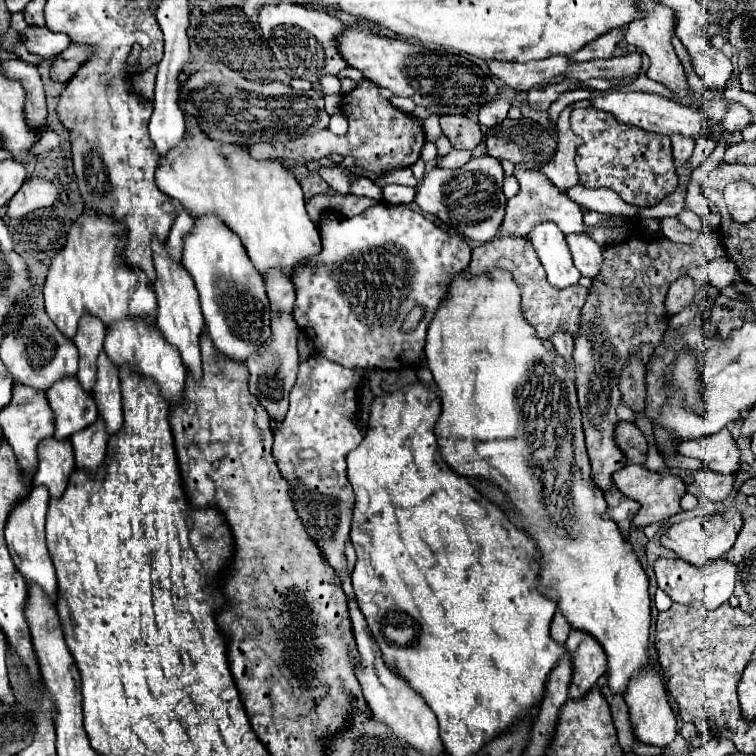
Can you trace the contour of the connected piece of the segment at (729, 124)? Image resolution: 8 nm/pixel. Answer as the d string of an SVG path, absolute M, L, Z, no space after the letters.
M734 103L728 111L726 111L726 117L724 121L720 121L724 131L728 133L736 133L736 131L742 131L744 127L748 127L752 123L752 115L750 111L742 105L742 103Z

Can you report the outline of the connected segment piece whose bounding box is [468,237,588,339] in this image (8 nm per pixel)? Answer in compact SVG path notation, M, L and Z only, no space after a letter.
M498 237L472 251L472 261L468 267L470 275L480 275L494 267L508 269L514 275L516 283L522 287L524 315L536 327L536 333L540 339L548 339L556 331L570 331L572 335L578 331L578 319L580 319L580 311L588 295L588 289L582 285L574 285L564 291L550 287L546 279L546 271L528 237Z

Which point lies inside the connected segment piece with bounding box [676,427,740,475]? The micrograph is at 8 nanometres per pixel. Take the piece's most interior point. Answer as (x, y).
(718, 452)

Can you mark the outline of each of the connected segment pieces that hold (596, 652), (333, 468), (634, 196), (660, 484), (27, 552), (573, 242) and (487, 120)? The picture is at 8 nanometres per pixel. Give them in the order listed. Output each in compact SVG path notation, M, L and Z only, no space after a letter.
M572 629L566 643L564 643L564 649L572 661L572 679L570 679L570 687L568 687L568 693L572 699L582 699L598 681L600 675L606 673L606 651L600 647L600 643L594 641L594 637L586 631L578 631L578 629Z
M314 353L300 363L298 381L290 393L290 409L274 431L272 453L282 477L290 483L296 511L310 539L316 541L336 573L346 571L344 543L348 541L354 507L354 491L346 477L346 455L362 441L354 421L360 381L362 375L356 375L356 371Z
M596 107L574 109L570 115L570 125L582 139L582 145L576 149L576 171L580 185L610 187L626 203L636 207L658 205L676 189L678 177L674 171L670 137L618 123L614 115L598 111Z
M628 463L626 467L622 467L620 471L616 471L612 475L614 479L614 485L630 499L638 501L642 507L640 511L634 515L632 523L638 525L638 527L646 527L650 523L658 523L658 521L666 521L670 519L672 515L680 513L682 507L680 507L680 499L682 495L686 493L686 485L682 481L682 477L678 475L670 475L670 473L654 473L654 471L648 471L644 465L632 465Z
M36 485L30 489L26 499L20 499L6 521L6 543L10 549L10 555L18 567L18 571L26 577L28 583L38 583L52 599L56 599L56 573L52 567L52 559L46 549L46 539L44 539L44 519L48 511L48 501L50 493L46 487Z
M580 233L566 235L566 241L570 245L576 269L584 277L596 277L602 265L602 247L592 237Z
M492 99L480 109L480 125L484 127L494 127L496 123L502 123L508 115L510 103L506 99Z

